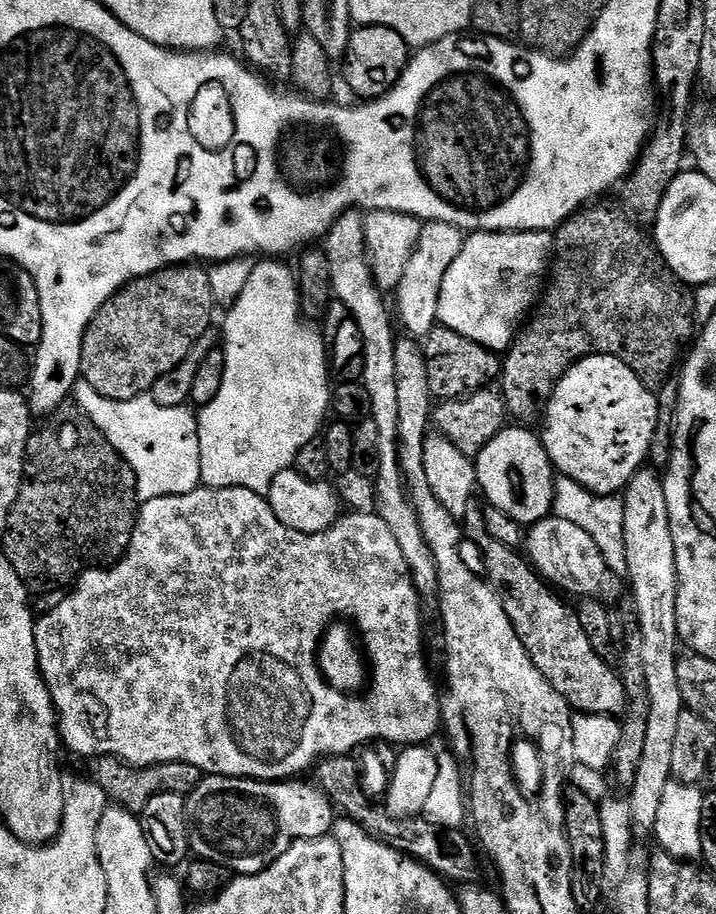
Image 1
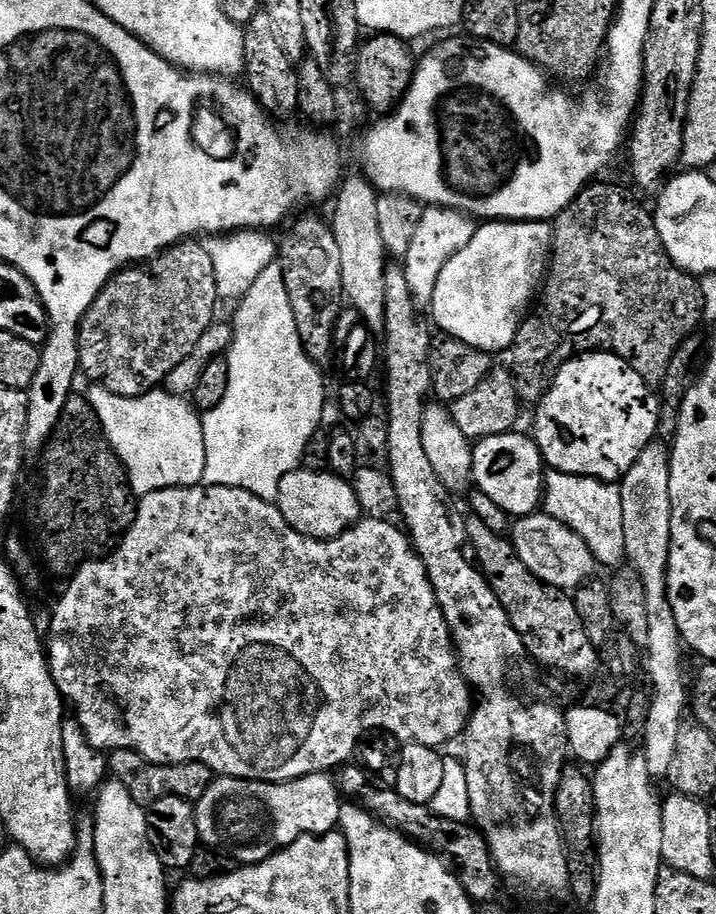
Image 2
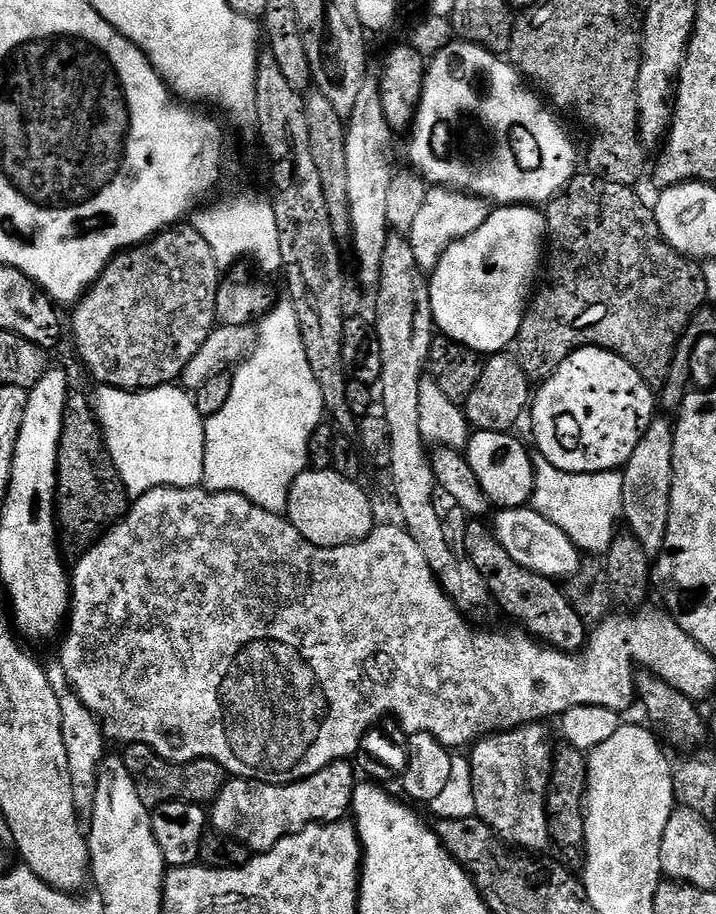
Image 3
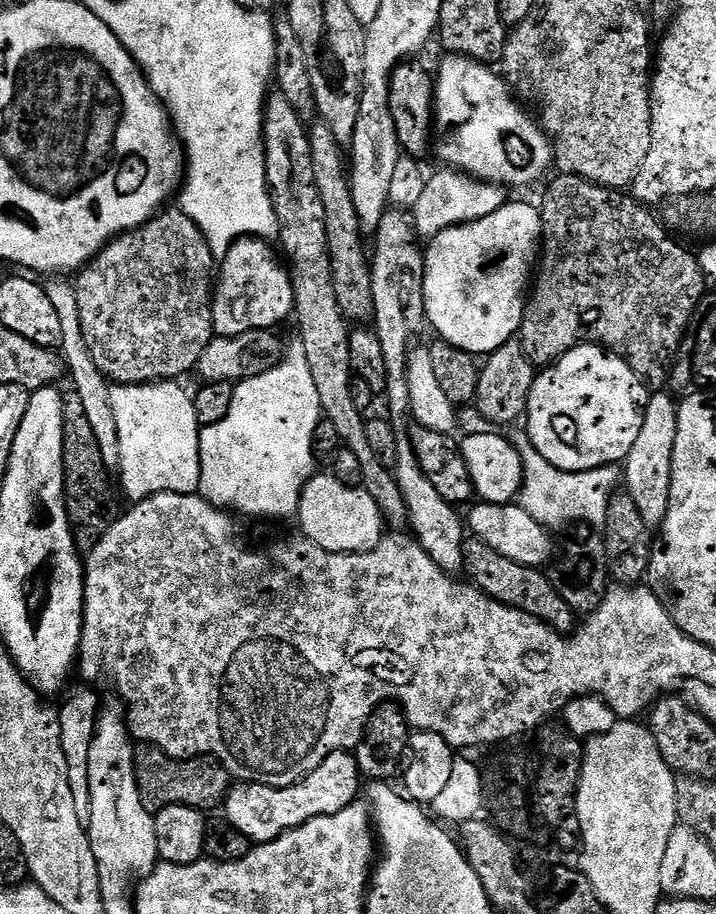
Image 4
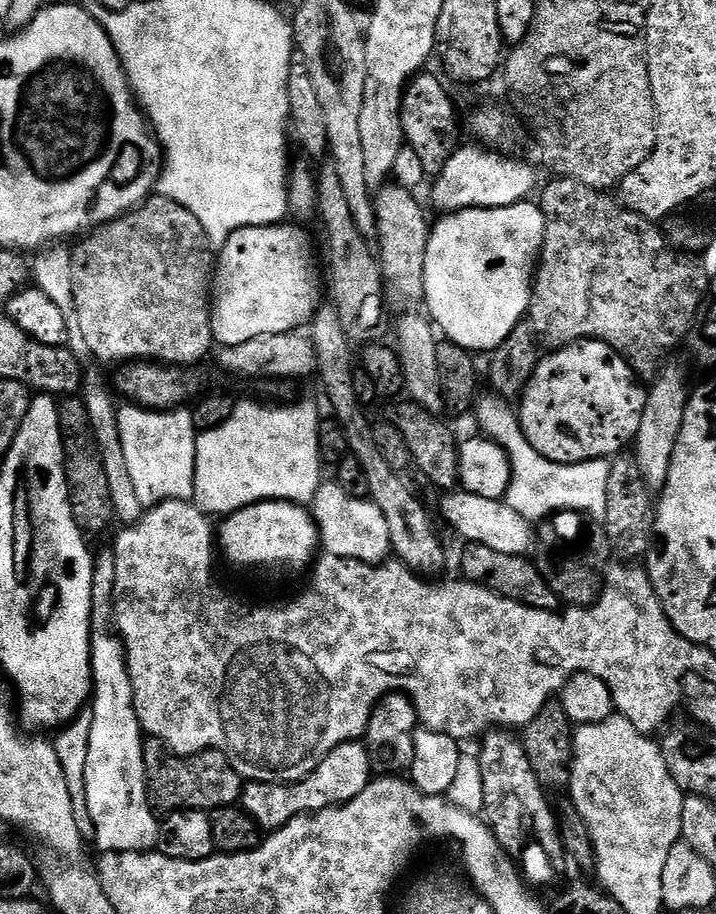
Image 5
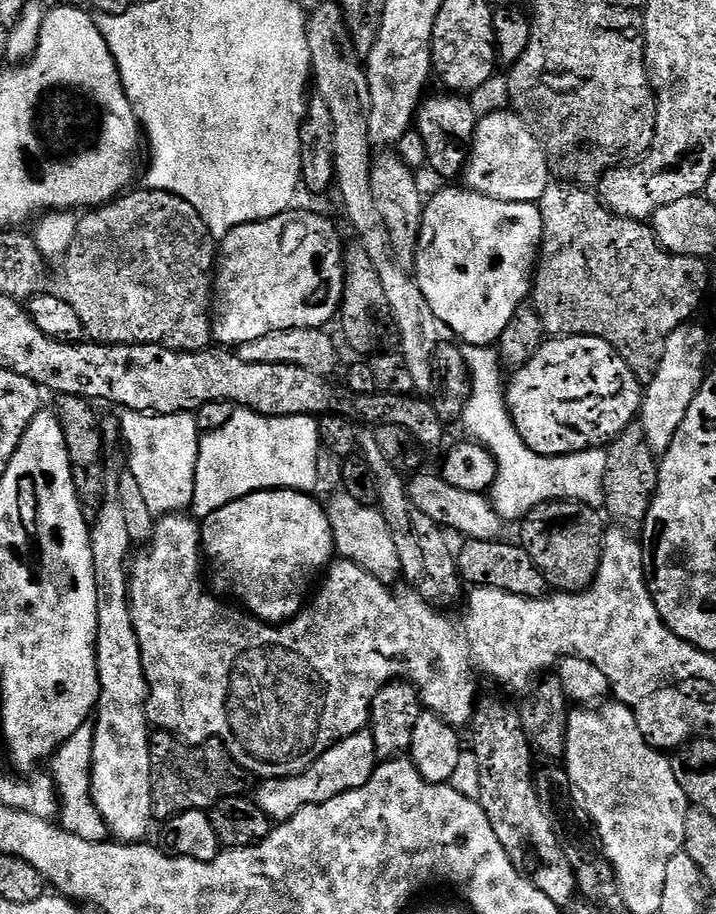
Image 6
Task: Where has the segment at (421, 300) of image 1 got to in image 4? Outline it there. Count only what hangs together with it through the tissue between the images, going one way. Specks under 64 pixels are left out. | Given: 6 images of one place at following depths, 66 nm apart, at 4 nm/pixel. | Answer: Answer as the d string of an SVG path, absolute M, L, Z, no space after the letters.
M440 170L431 173L426 186L418 197L418 202L411 208L410 215L416 225L416 235L420 238L431 238L442 234L442 230L450 230L456 224L469 224L481 220L494 210L505 204L505 189L498 184L490 184L486 180L478 180L475 176L459 170Z

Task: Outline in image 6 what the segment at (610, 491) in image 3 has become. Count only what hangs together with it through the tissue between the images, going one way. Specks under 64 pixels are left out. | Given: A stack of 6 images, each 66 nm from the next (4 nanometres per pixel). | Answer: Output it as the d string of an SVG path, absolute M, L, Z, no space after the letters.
M492 351L480 352L480 360L476 360L476 396L470 394L466 402L466 410L462 417L462 425L469 432L471 439L489 452L496 459L496 477L490 489L492 509L500 516L501 521L523 521L529 512L550 500L570 500L577 504L597 506L604 503L604 475L606 474L606 451L603 447L587 448L585 452L575 452L569 456L543 456L530 446L524 444L523 438L514 426L512 416L508 412L506 399L506 372L501 360L492 360Z

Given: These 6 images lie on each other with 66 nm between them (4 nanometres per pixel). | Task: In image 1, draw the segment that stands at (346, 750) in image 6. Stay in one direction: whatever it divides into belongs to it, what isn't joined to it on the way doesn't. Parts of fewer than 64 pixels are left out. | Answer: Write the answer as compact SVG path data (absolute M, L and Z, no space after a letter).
M209 776L201 779L184 802L188 816L188 846L197 860L221 864L236 876L253 876L266 870L297 840L313 840L329 835L334 823L334 809L315 783L265 782L242 780L235 776Z

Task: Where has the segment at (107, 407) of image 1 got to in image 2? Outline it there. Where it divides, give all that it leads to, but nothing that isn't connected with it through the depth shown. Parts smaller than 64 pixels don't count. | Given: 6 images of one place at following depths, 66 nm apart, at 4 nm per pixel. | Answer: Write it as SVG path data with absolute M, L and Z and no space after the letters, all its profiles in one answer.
M99 386L89 387L86 395L98 414L104 433L128 471L133 496L139 498L167 488L194 488L203 481L206 470L206 442L201 413L183 396L171 396L167 390L153 390L144 396L119 396Z

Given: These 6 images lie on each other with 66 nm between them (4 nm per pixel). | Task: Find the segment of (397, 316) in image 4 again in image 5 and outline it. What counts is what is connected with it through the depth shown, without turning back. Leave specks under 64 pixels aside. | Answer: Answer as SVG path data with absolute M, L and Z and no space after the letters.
M395 182L385 183L375 193L376 239L380 271L384 274L384 291L387 299L396 304L420 304L424 298L426 274L426 246L430 219L413 193Z

